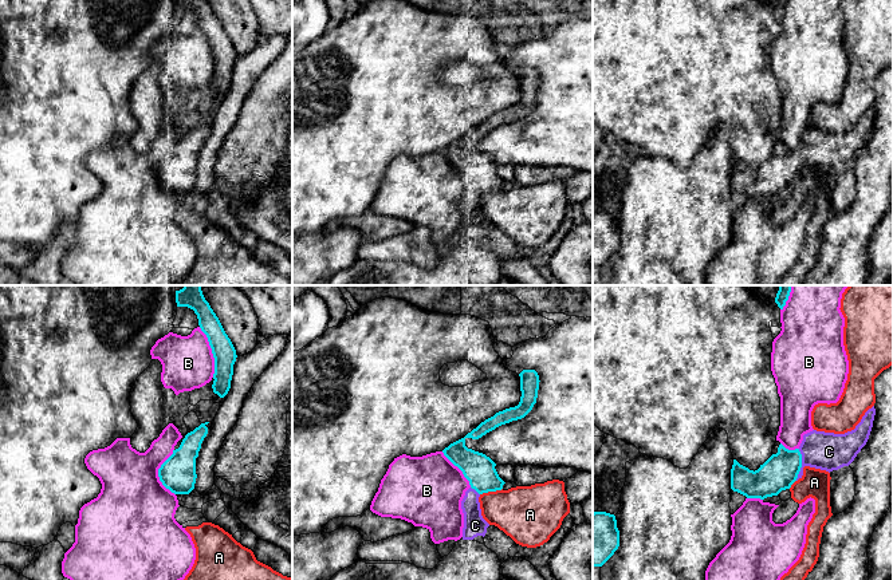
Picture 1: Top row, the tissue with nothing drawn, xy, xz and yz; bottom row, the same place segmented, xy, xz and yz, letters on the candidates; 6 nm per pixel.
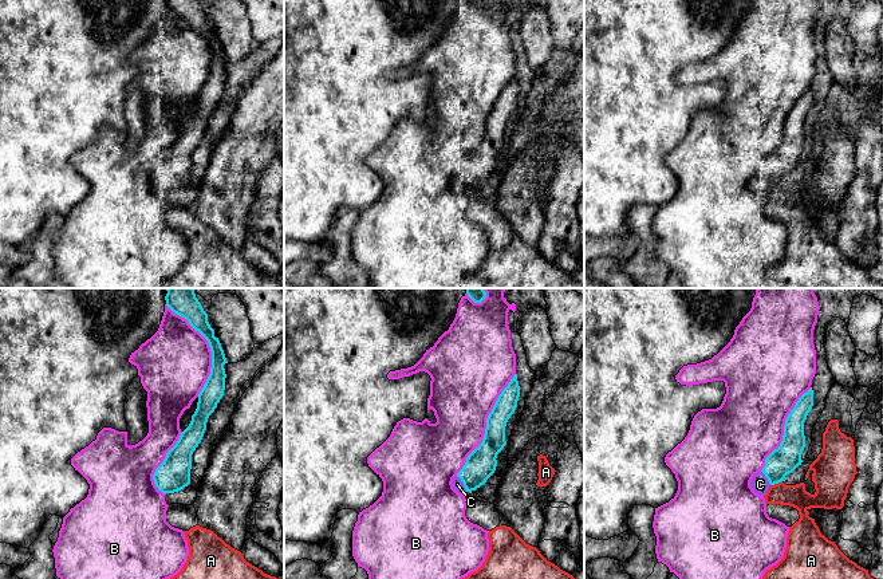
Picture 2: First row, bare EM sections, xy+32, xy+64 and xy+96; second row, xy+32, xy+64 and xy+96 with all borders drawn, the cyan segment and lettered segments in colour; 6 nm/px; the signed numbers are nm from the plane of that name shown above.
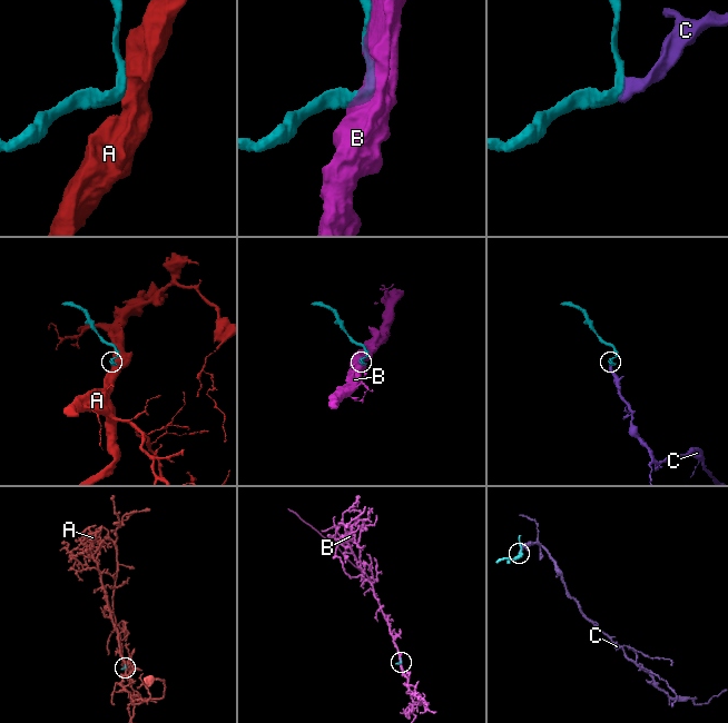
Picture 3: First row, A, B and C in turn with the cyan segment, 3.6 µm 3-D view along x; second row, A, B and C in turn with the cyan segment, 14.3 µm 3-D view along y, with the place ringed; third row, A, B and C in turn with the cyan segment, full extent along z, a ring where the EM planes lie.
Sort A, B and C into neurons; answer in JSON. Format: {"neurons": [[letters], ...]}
{"neurons": [["A"], ["B"], ["C"]]}

